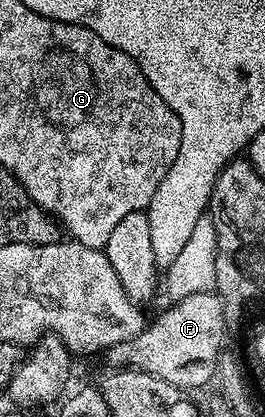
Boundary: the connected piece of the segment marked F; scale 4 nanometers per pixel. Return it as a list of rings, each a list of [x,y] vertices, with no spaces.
[[[203,291],[190,293],[190,297],[182,297],[168,306],[172,307],[145,325],[142,333],[106,348],[109,368],[150,373],[181,389],[204,387],[217,378],[220,352],[226,347],[223,302],[216,293]]]

